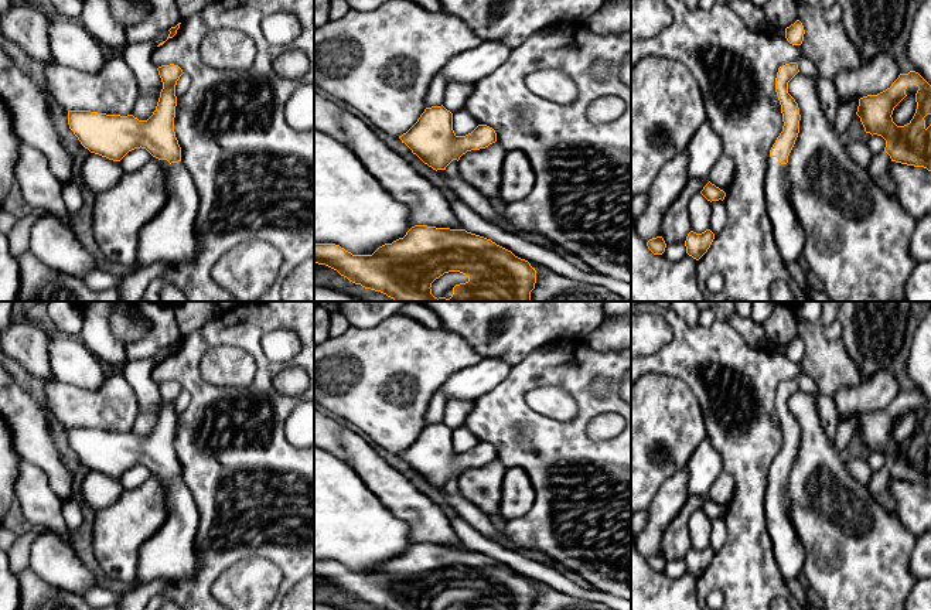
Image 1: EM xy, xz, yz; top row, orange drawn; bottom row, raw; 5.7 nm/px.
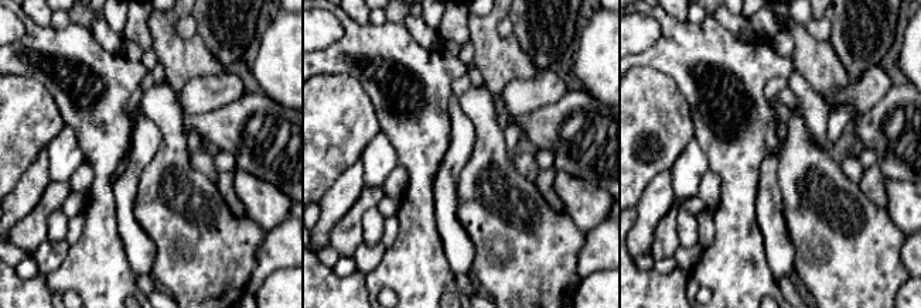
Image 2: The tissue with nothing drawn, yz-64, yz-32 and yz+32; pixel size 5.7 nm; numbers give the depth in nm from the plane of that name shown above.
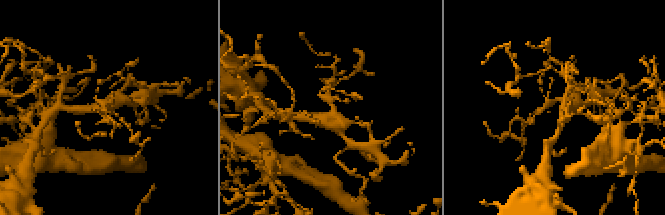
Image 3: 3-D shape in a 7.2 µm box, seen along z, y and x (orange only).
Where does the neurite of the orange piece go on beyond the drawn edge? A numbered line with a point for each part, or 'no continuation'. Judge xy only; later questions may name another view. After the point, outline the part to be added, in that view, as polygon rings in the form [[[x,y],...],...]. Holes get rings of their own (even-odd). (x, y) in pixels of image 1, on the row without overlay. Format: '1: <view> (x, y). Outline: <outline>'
1: xy (170, 554). Outline: [[[161,477],[166,485],[166,511],[164,524],[147,539],[139,549],[134,589],[157,579],[180,580],[195,573],[198,559],[195,553],[195,534],[200,524],[200,514],[191,491],[185,487],[183,478],[168,480]]]

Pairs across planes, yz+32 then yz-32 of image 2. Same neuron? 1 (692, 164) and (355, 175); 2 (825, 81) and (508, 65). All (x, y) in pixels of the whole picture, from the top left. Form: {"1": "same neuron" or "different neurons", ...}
{"1": "different neurons", "2": "same neuron"}

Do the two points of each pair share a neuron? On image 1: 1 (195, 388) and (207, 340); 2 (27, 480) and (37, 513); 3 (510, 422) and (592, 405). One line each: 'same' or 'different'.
1: same
2: same
3: same

